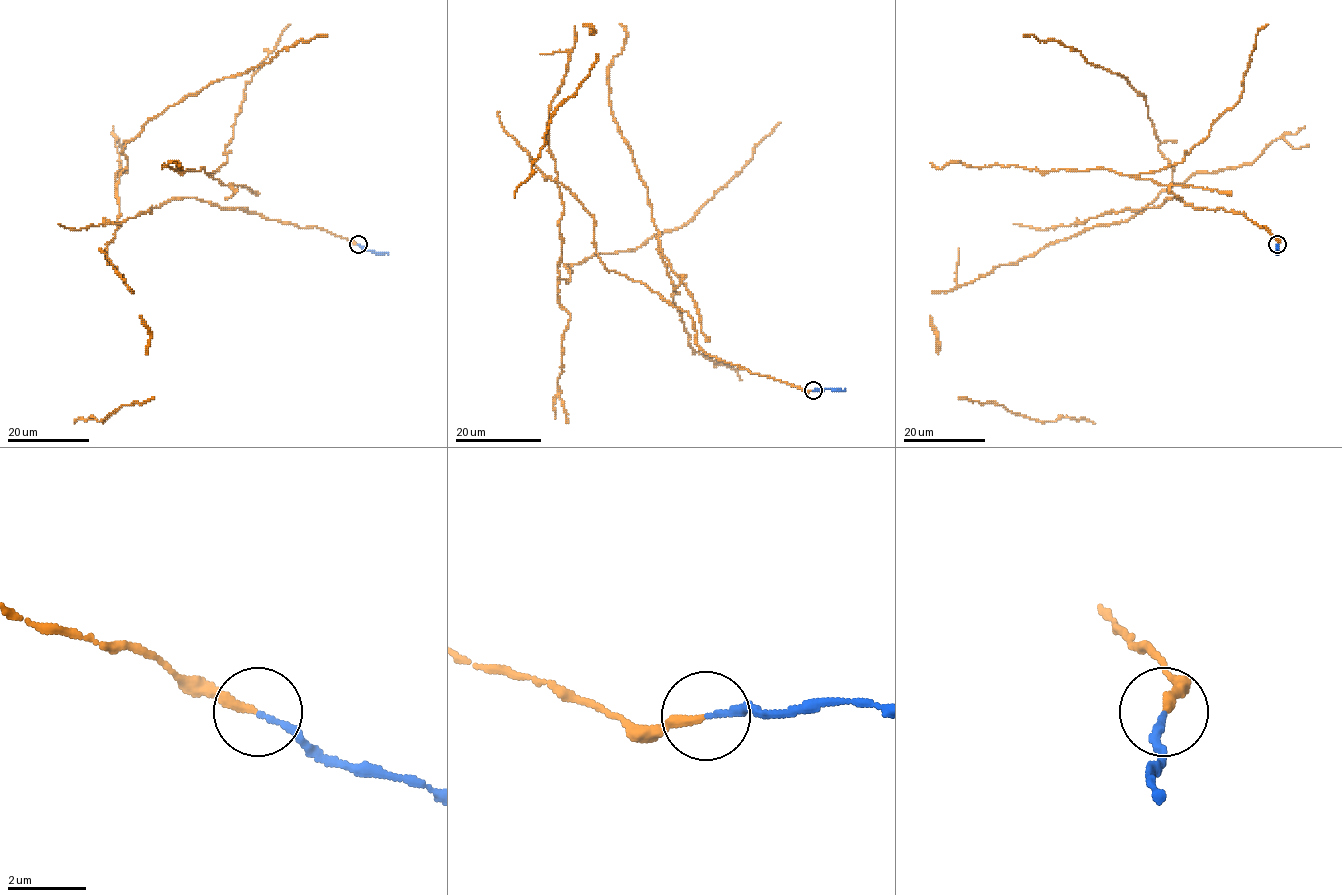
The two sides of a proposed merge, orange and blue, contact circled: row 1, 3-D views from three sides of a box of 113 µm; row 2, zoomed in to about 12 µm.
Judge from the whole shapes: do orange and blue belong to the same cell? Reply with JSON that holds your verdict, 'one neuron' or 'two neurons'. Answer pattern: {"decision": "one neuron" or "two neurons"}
{"decision": "one neuron"}

